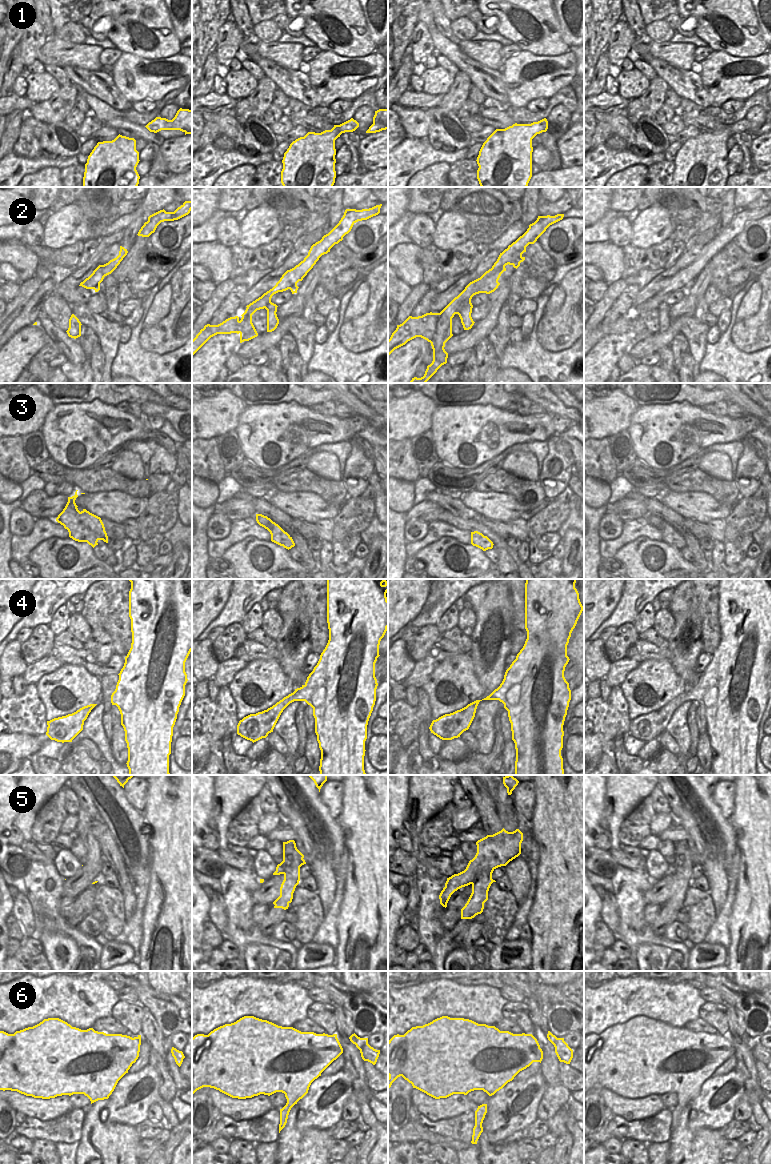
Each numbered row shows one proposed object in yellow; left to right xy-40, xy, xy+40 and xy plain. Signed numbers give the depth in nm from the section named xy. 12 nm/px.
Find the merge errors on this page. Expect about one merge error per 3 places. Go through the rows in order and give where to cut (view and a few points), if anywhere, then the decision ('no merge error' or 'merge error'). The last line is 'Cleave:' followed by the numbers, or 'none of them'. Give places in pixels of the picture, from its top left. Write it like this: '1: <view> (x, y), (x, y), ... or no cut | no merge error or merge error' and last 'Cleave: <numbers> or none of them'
1: no cut | no merge error
2: xy+40 (451, 318), (438, 320), (435, 335), (430, 342) | merge error
3: xy-40 (97, 539), (86, 534), (78, 541) | merge error
4: no cut | no merge error
5: xy+40 (477, 879), (482, 883), (482, 899), (484, 902) | merge error
6: no cut | no merge error
Cleave: 2, 3, 5

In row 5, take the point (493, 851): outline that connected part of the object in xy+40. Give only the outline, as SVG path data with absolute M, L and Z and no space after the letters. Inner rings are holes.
M504 828L478 840L477 853L469 861L466 869L447 878L445 887L439 895L440 904L447 907L451 895L458 889L468 886L477 880L483 883L483 900L488 900L488 891L493 882L493 871L501 866L506 866L510 861L521 854L523 833L516 829L508 832Z

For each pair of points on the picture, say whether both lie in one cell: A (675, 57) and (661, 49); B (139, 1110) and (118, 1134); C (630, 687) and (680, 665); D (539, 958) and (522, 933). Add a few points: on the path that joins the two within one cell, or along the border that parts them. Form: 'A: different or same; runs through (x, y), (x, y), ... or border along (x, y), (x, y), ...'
A: same; runs through (672, 54), (664, 50)
B: different; border along (104, 1121), (120, 1122), (134, 1126)
C: different; border along (670, 661), (674, 671), (687, 685)
D: different; border along (527, 917), (527, 922), (532, 932), (532, 941)

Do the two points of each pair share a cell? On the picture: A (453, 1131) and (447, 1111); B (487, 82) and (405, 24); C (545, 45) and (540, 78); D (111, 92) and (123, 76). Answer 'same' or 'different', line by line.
A: different
B: different
C: different
D: different

